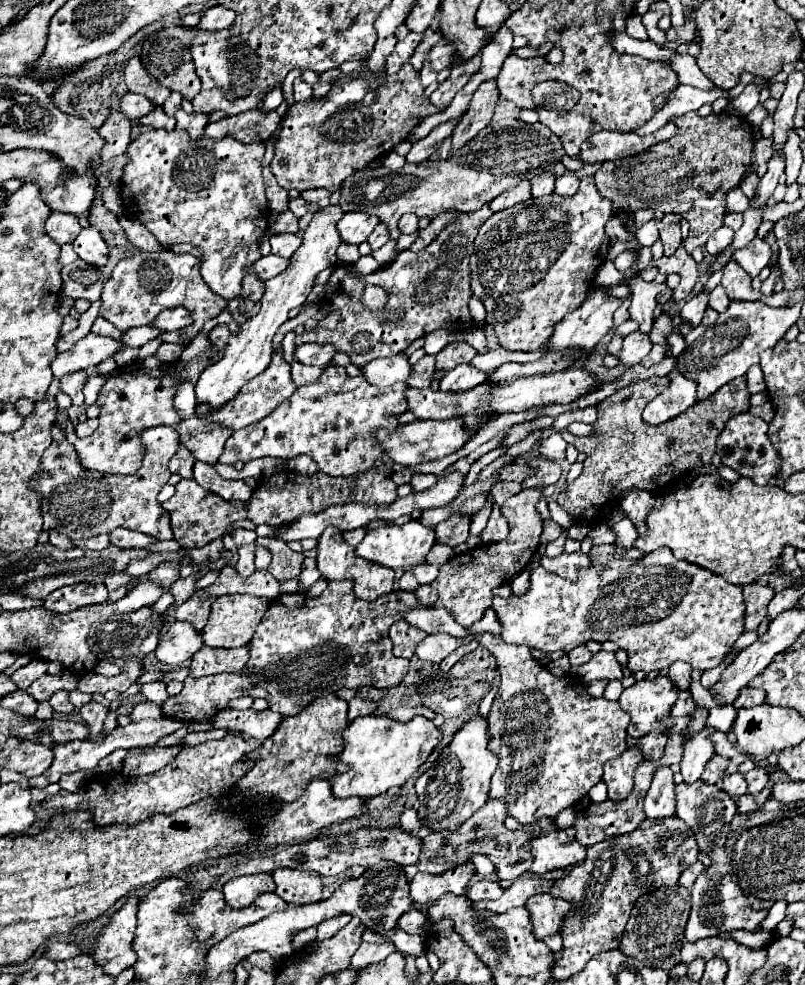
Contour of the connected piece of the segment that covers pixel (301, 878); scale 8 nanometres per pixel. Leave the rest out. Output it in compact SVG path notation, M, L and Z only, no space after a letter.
M276 869L272 873L276 883L276 895L286 903L304 905L322 899L322 881L316 871L296 869Z

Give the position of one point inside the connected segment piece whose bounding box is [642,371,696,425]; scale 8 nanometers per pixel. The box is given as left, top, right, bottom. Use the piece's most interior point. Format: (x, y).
(681, 394)

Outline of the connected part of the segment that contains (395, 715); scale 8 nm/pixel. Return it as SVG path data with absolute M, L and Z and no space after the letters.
M402 707L402 709L394 709L394 711L388 713L390 719L394 719L394 721L404 721L404 723L410 721L414 715L424 715L424 717L428 717L430 721L436 719L436 715L434 715L430 709L426 709L426 707Z

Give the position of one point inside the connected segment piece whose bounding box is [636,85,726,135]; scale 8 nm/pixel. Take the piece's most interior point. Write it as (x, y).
(686, 98)

